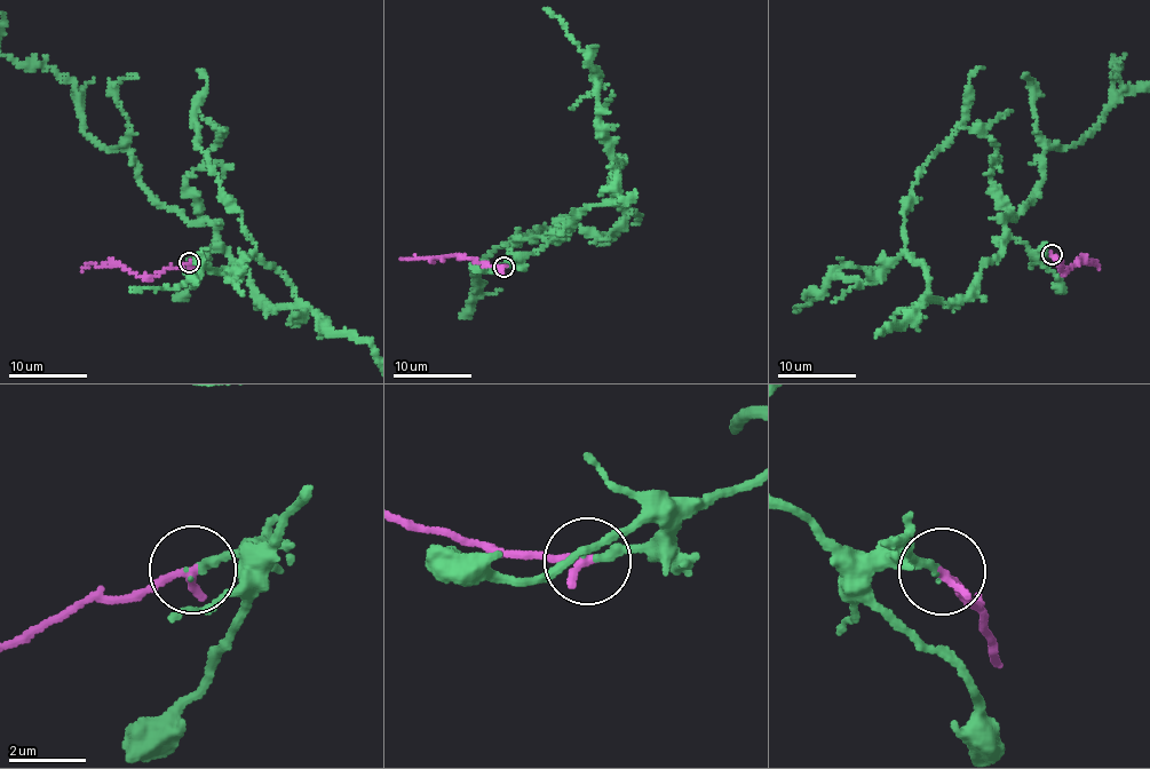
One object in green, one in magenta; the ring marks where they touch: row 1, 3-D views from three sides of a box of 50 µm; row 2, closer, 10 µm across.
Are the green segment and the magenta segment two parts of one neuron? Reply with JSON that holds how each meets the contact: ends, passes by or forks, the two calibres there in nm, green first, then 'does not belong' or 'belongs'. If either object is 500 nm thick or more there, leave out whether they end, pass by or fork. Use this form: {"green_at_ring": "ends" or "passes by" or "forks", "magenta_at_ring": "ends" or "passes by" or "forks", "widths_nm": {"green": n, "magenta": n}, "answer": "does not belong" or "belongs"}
{"green_at_ring": "ends", "magenta_at_ring": "ends", "widths_nm": {"green": 120, "magenta": 260}, "answer": "belongs"}

